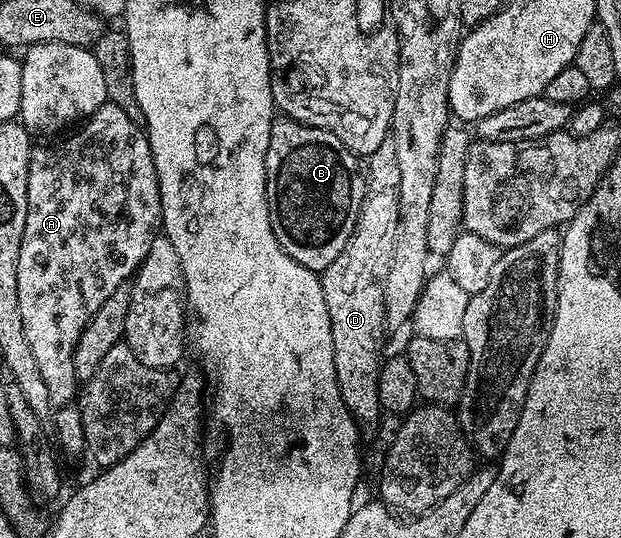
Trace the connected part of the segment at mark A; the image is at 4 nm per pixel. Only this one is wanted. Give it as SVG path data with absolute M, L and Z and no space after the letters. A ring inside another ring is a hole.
M106 102L73 131L58 144L34 143L29 149L27 222L23 226L19 246L17 285L23 334L27 334L27 343L31 345L31 355L35 357L39 371L43 373L43 382L47 382L47 394L52 405L51 432L56 447L62 457L65 455L77 460L84 457L86 451L83 422L79 406L75 403L79 395L79 381L75 374L73 351L99 306L103 306L103 302L107 302L107 298L111 298L111 294L115 294L115 290L119 290L136 273L143 258L147 258L147 250L151 250L151 242L161 228L161 195L149 137L144 127L131 122L119 106Z

